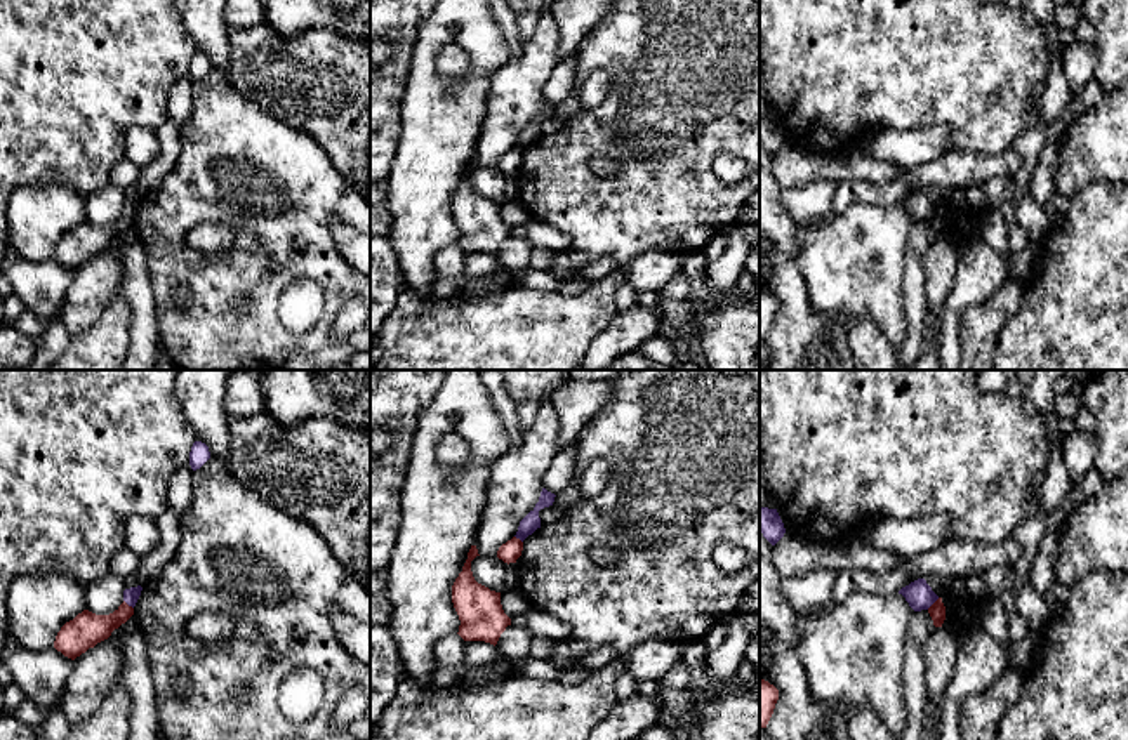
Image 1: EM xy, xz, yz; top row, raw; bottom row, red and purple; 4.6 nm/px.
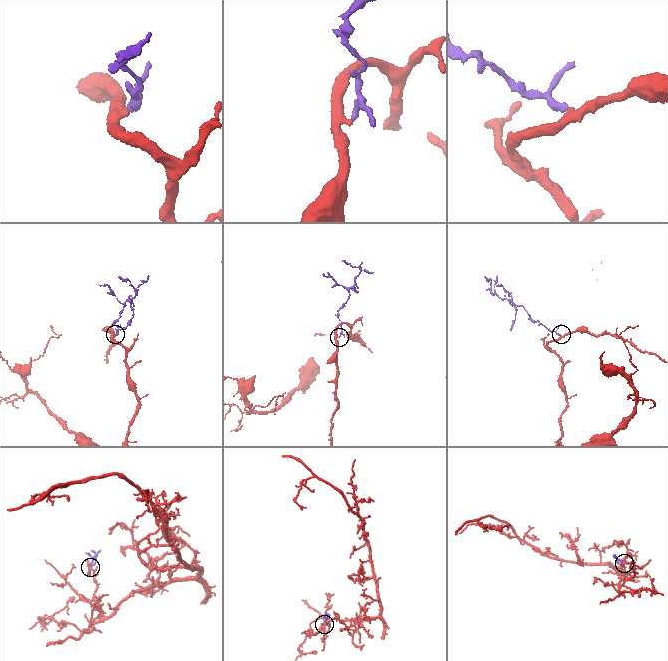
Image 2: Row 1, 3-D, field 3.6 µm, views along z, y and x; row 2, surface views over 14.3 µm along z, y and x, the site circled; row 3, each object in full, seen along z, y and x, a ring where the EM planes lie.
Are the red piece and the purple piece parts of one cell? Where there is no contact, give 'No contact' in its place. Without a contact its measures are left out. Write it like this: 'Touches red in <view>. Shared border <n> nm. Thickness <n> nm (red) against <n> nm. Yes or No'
Touches red in yz. Shared border 80 nm. Thickness 80 nm (red) against 130 nm. Yes

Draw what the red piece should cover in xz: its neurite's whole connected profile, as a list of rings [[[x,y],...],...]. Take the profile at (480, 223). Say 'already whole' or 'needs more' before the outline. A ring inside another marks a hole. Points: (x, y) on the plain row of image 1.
already whole; [[[471,156],[462,182],[452,196],[452,214],[459,226],[459,247],[464,252],[485,252],[497,255],[501,245],[511,236],[511,229],[501,215],[501,203],[478,195],[471,182],[471,172],[480,167]]]

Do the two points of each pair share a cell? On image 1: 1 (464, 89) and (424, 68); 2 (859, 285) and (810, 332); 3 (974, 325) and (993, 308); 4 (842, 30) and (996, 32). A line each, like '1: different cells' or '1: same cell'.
1: same cell
2: different cells
3: same cell
4: same cell

